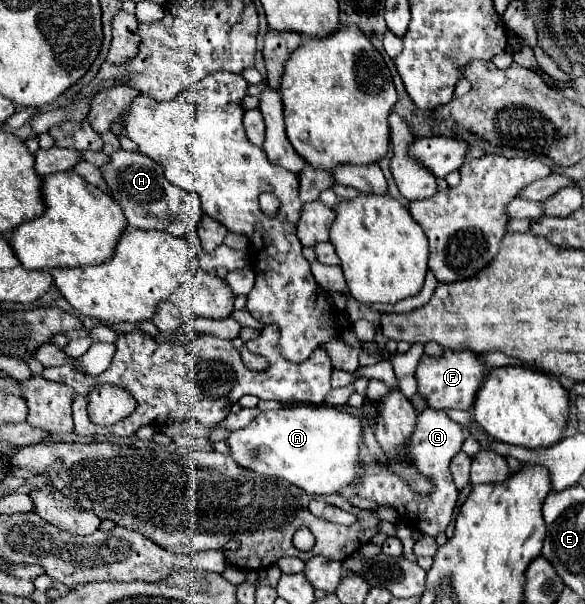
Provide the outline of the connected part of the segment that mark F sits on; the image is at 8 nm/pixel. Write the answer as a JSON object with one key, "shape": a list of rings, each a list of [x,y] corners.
{"shape":[[[450,352],[442,358],[422,356],[416,368],[418,394],[426,400],[426,406],[432,410],[470,410],[474,396],[482,384],[482,376],[488,374],[478,354],[472,352]]]}

